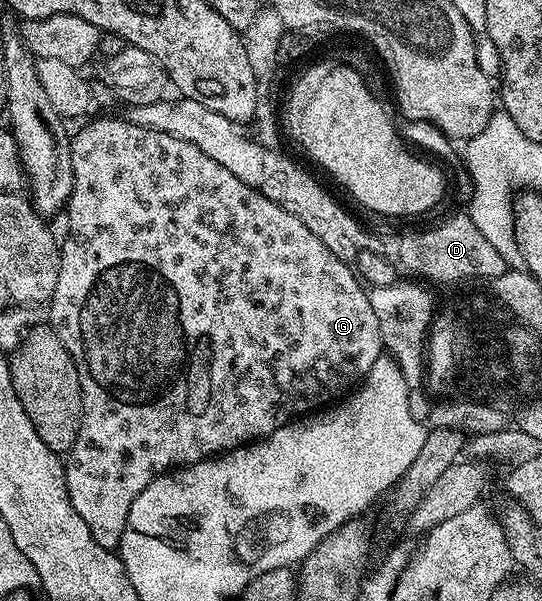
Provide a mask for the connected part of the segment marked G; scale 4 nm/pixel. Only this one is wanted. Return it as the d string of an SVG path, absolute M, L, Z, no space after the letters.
M121 115L101 116L98 121L83 126L77 134L74 132L69 143L73 172L67 206L69 234L59 245L59 279L47 302L47 321L49 317L48 324L55 330L63 347L67 347L75 363L83 399L79 435L63 461L69 498L75 511L79 511L79 519L87 523L87 531L91 531L95 543L99 543L99 547L116 550L121 543L131 503L135 503L139 491L149 485L155 474L193 465L206 457L227 453L251 441L260 441L268 433L288 425L298 414L305 415L320 410L322 406L329 407L340 402L354 386L369 376L371 367L375 367L383 355L383 346L381 320L375 313L375 307L371 307L366 286L361 286L353 274L354 270L327 251L323 239L307 231L295 215L235 179L227 167L215 163L211 155L203 155L199 147L183 139L163 135L163 131L139 127Z

